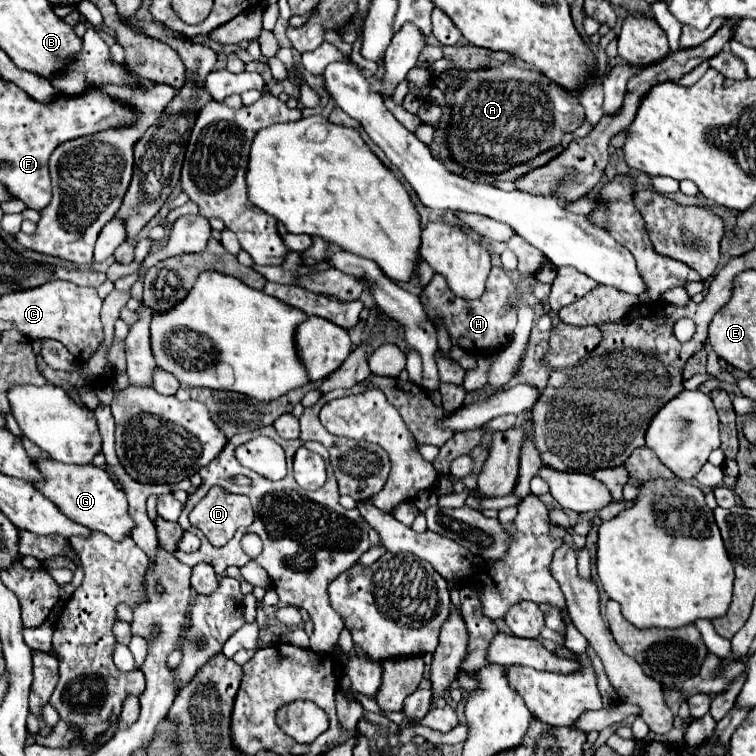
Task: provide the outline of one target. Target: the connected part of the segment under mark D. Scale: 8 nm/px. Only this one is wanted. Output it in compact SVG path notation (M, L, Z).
M213 486L191 510L189 520L213 546L219 548L235 536L239 526L253 524L251 500L243 494L231 494L221 486Z

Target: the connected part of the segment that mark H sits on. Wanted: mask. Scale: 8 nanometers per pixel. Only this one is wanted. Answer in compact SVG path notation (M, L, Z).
M499 266L491 268L489 280L487 280L487 288L485 288L483 296L477 298L477 300L457 298L449 290L447 280L441 274L435 274L431 278L431 282L421 290L419 298L421 298L421 304L425 308L427 318L435 326L437 326L437 322L441 322L447 328L451 344L459 346L465 352L471 352L475 356L491 356L497 350L505 348L505 344L511 340L513 330L517 326L515 304L519 300L519 288L511 280L511 276Z

